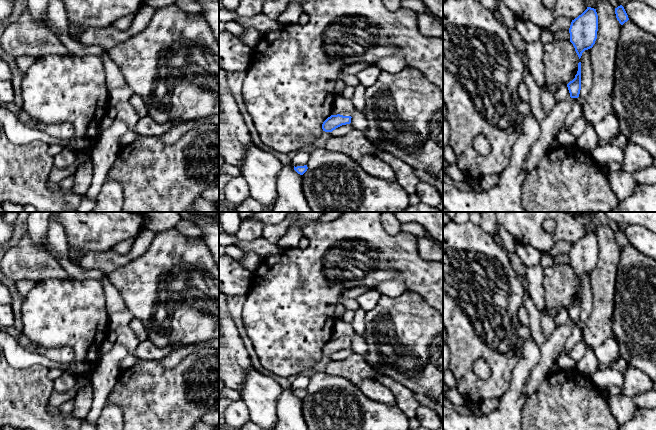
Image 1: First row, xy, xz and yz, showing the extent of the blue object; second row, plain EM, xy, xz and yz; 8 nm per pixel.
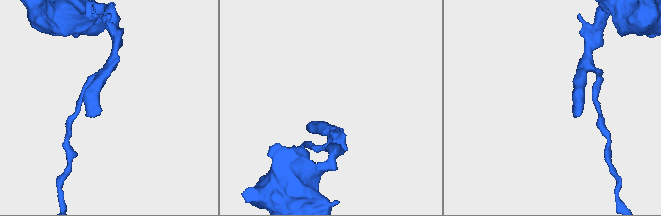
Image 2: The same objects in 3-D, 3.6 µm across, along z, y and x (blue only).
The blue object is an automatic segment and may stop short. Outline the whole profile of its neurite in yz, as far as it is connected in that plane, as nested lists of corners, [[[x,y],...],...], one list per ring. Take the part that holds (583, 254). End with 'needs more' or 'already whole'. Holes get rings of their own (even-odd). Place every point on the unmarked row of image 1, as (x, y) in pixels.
[[[587,231],[587,233],[572,244],[569,257],[570,266],[573,268],[579,281],[585,274],[593,271],[597,263],[598,239],[596,233]]]; already whole

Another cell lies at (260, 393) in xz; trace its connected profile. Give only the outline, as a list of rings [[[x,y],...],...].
[[[252,366],[245,376],[241,391],[250,420],[261,428],[274,430],[278,420],[277,401],[282,392],[282,387],[274,379],[260,373]]]

